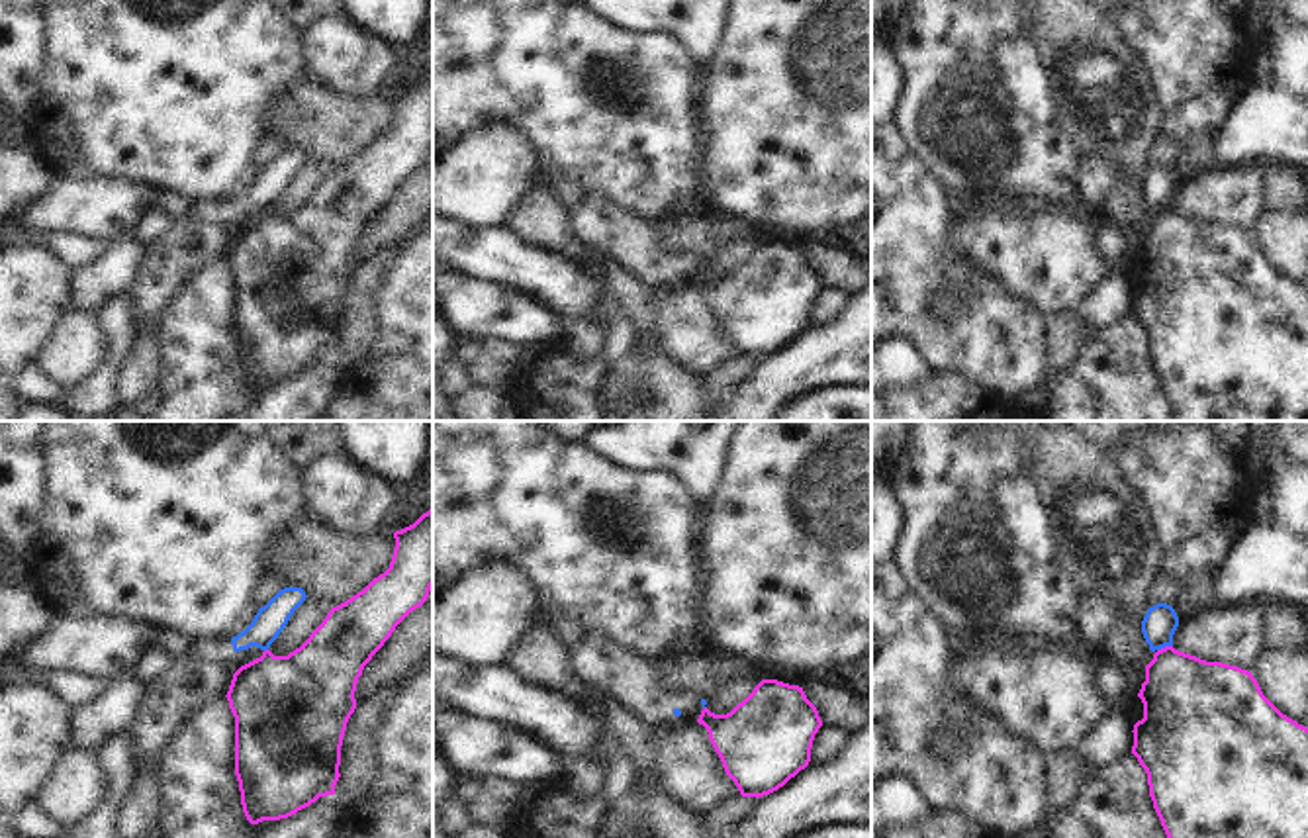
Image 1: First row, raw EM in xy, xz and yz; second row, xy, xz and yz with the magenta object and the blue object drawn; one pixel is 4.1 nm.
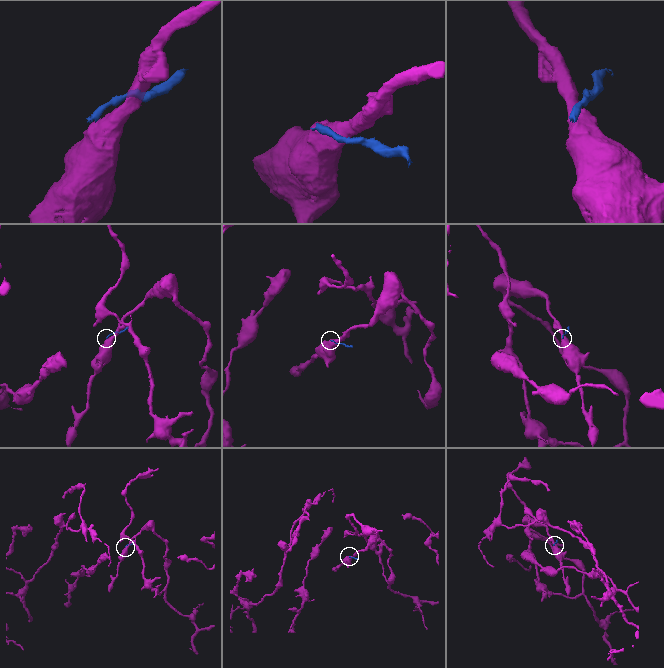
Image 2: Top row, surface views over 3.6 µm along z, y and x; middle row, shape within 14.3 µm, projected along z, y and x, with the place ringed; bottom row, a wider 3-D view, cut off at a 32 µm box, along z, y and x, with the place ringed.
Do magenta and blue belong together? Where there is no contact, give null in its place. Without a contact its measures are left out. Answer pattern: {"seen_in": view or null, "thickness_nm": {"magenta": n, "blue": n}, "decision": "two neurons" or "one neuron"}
{"seen_in": "yz", "thickness_nm": {"magenta": 360, "blue": 140}, "decision": "two neurons"}

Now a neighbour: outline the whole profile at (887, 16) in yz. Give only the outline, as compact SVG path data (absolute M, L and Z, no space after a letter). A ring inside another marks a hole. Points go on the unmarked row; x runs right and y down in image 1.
M871 0L871 45L893 45L909 0Z

